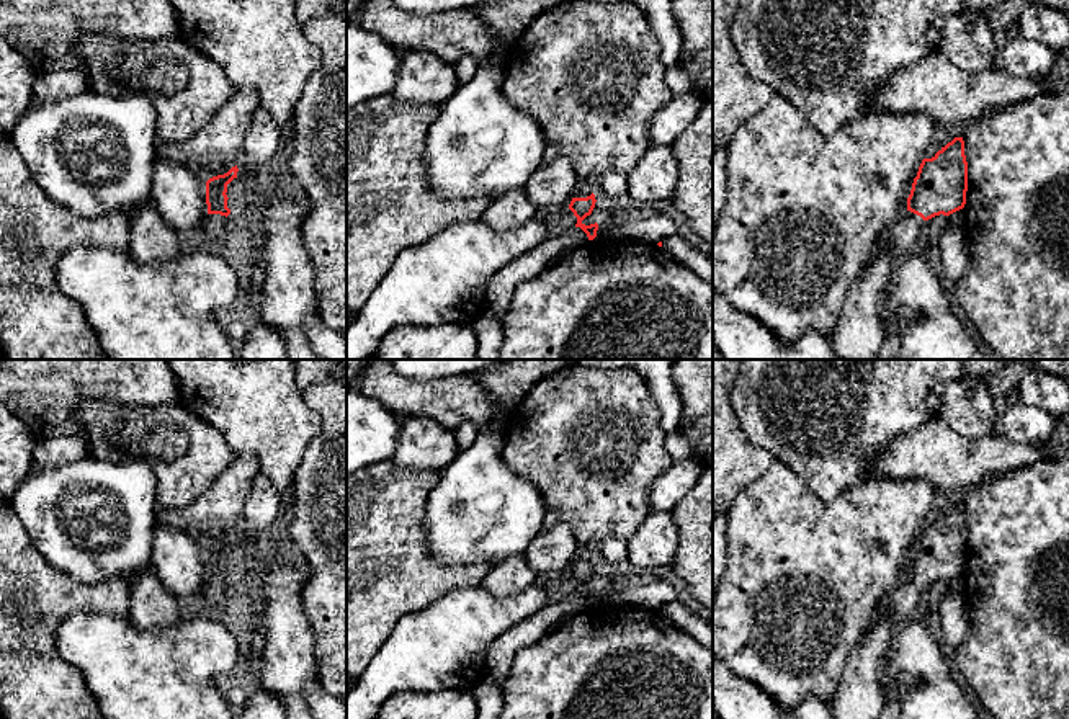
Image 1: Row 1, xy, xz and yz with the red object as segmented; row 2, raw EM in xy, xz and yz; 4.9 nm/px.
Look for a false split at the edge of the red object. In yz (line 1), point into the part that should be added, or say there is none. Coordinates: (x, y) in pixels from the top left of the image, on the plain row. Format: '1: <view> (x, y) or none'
1: yz (904, 598)

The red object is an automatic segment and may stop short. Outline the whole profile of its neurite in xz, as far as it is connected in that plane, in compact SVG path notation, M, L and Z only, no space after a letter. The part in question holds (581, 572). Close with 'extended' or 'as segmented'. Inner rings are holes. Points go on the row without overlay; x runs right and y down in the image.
M582 549L582 552L574 559L572 567L569 570L569 575L577 583L575 593L580 593L588 606L593 606L597 603L598 590L585 592L582 587L592 580L595 574L595 560L593 560L593 551Z | extended

